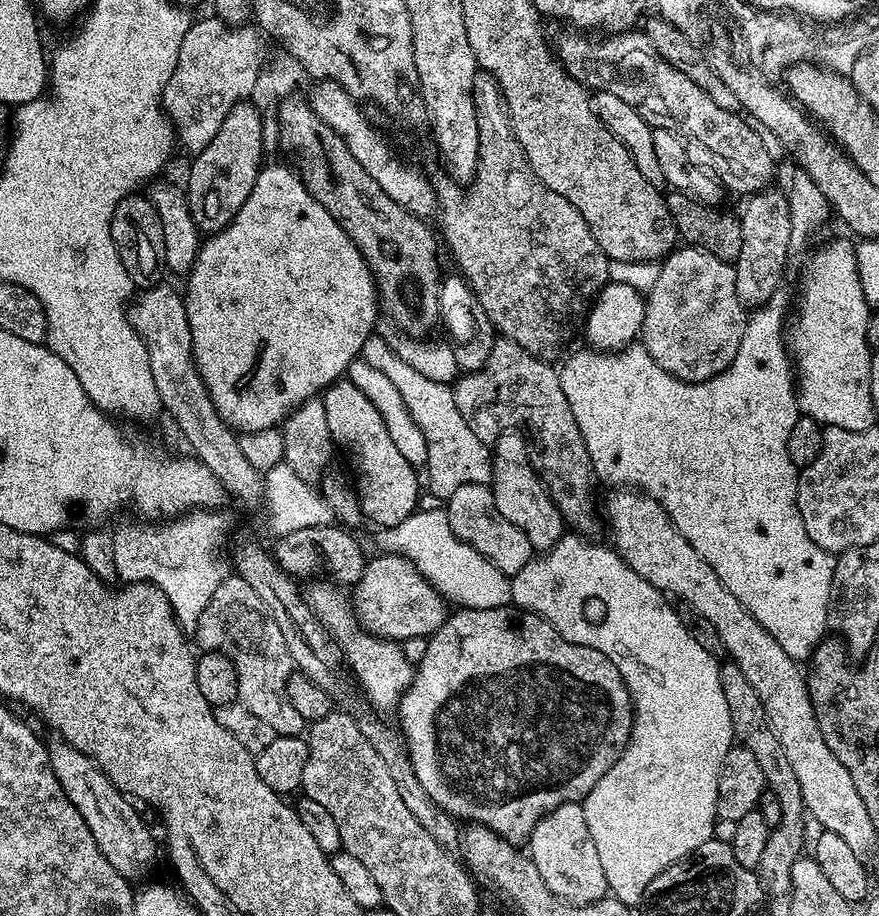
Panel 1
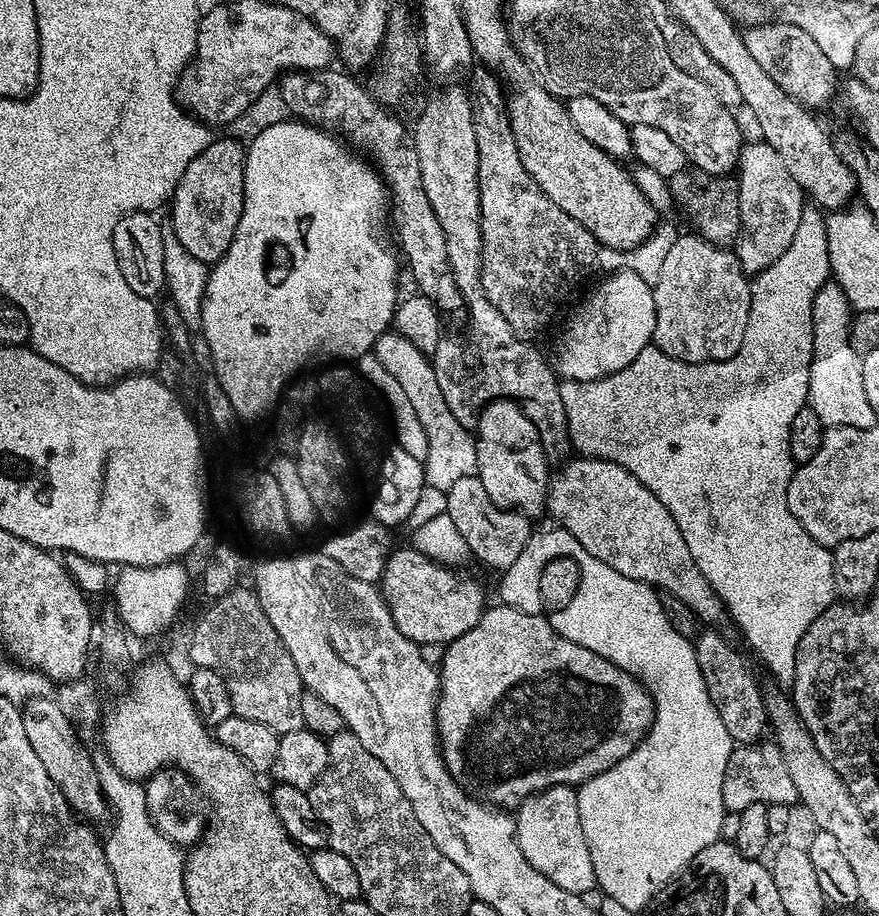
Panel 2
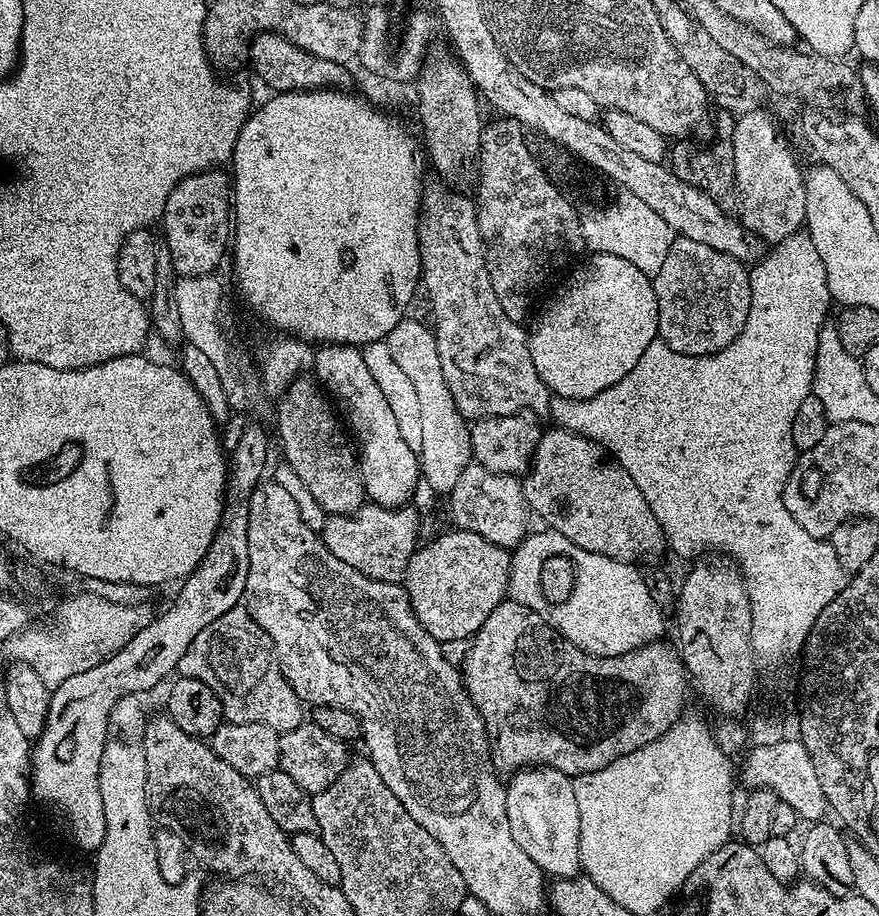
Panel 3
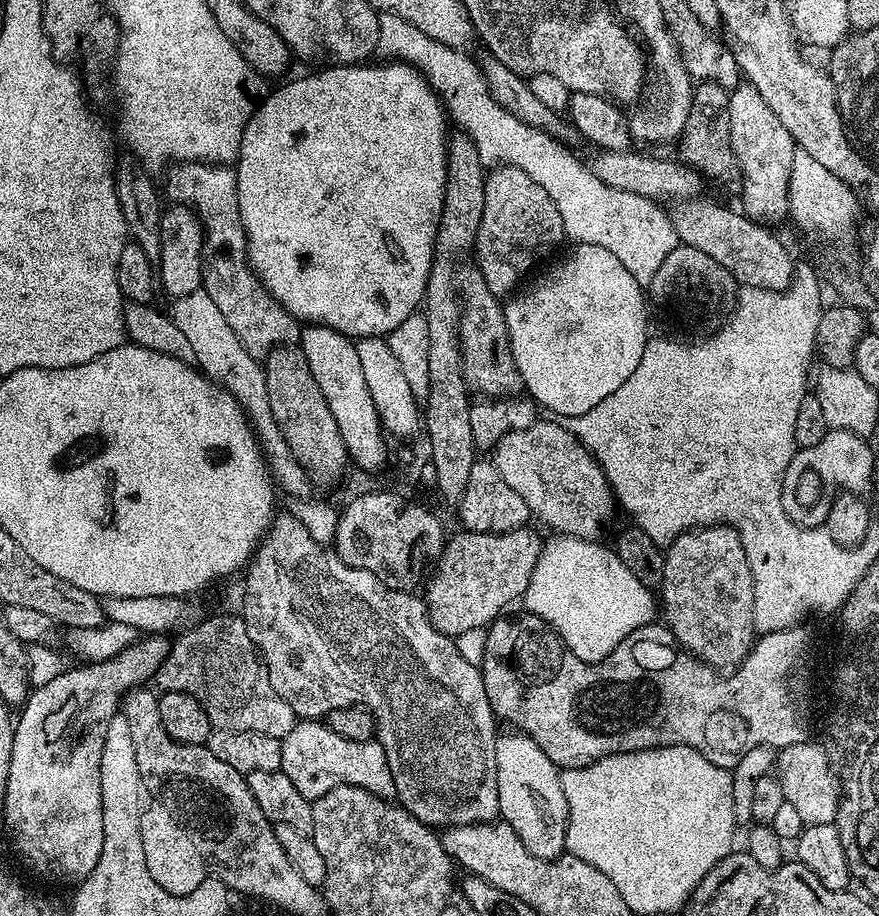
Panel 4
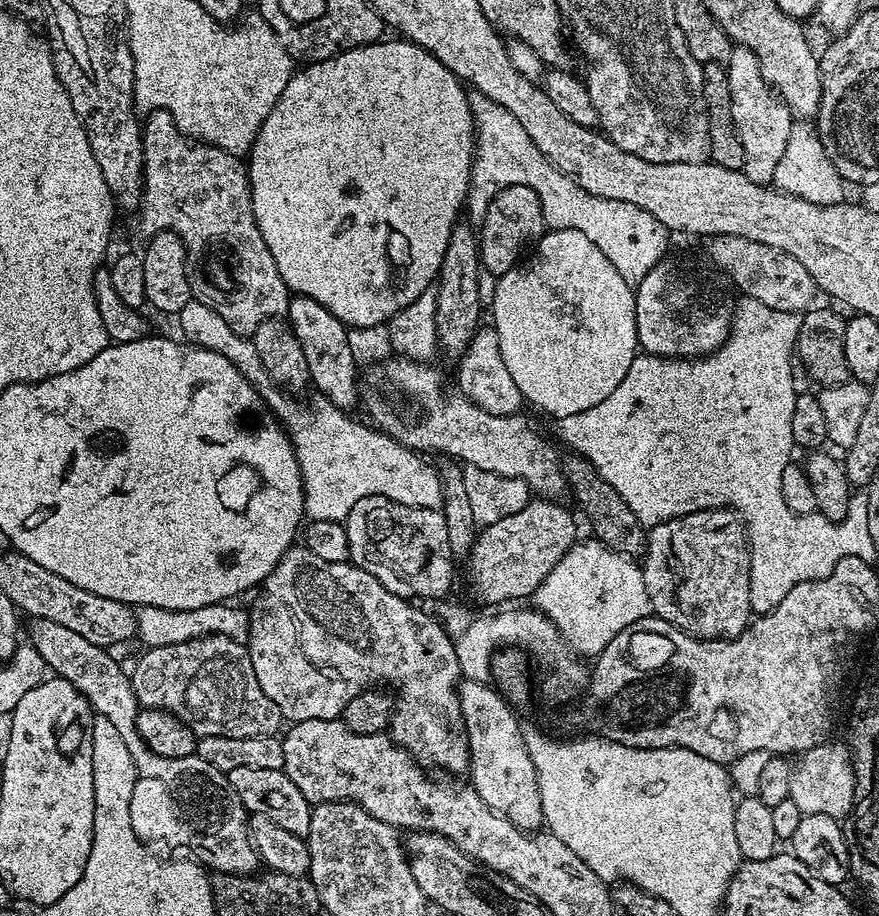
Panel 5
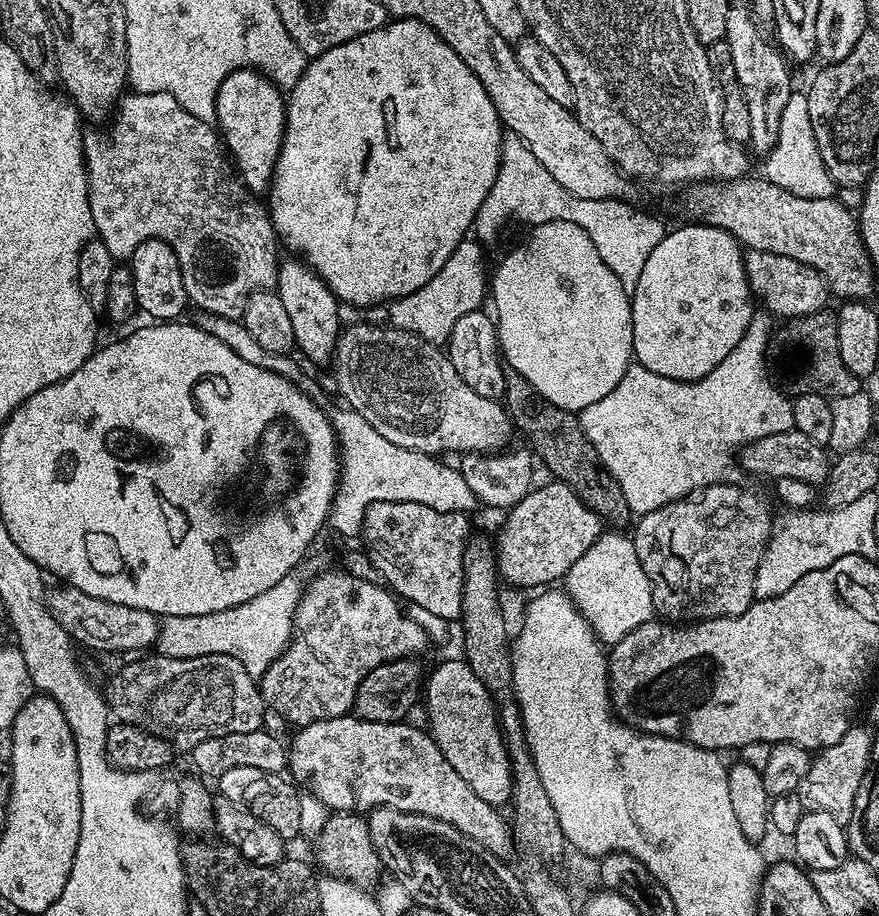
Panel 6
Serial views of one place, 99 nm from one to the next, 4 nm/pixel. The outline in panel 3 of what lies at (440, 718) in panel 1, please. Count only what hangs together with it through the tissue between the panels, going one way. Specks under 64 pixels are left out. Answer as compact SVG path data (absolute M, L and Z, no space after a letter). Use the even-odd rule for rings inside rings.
M505 598L496 607L494 614L490 614L490 618L486 618L486 622L482 622L476 635L471 637L468 655L462 661L464 687L468 689L474 706L482 714L485 724L488 725L491 735L494 737L491 741L492 765L501 773L508 772L507 774L515 773L517 770L543 766L575 778L582 774L590 774L594 770L602 770L606 766L610 766L610 762L614 762L626 754L634 754L634 750L642 750L642 746L662 738L662 734L666 734L666 730L673 728L685 715L684 703L688 700L688 684L690 688L688 669L685 668L679 651L671 643L669 643L670 645L664 643L653 642L638 650L630 650L621 656L595 656L566 639L557 628L553 628L548 623L540 612L530 610L511 598Z

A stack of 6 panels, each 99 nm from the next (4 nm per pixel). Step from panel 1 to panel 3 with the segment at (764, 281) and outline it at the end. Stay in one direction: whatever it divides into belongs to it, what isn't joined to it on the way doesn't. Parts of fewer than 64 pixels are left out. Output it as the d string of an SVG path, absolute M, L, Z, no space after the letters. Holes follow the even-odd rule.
M752 108L737 118L730 139L734 150L736 207L744 229L768 246L801 231L806 218L805 173L802 168L800 172L800 164L775 118L760 108Z

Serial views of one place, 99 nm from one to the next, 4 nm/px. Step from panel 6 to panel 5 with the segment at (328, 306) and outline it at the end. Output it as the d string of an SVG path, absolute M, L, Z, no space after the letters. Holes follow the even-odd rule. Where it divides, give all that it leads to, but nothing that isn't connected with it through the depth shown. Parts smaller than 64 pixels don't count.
M293 295L286 309L286 319L306 354L308 379L317 393L324 395L334 406L345 410L357 407L360 398L358 387L358 365L354 354L350 354L348 328L326 306L314 302L309 296Z

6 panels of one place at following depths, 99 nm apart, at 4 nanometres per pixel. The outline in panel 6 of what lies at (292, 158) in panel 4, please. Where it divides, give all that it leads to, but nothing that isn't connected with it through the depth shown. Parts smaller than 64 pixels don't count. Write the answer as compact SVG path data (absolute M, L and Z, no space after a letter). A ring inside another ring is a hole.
M393 19L378 30L370 30L315 57L305 68L302 78L298 78L296 85L287 93L284 137L266 192L266 207L272 217L272 227L283 247L285 244L292 251L289 253L302 258L303 263L335 294L337 301L345 305L357 304L360 308L368 308L371 304L383 305L406 294L414 294L414 290L426 286L426 282L430 282L430 278L446 266L446 258L450 258L450 254L454 254L456 247L473 231L478 210L482 202L486 202L486 194L490 186L494 186L494 178L498 174L501 143L502 125L494 110L494 102L490 102L490 94L486 94L486 86L478 82L474 70L470 70L470 66L466 66L466 62L462 62L450 46L446 46L444 39L421 20Z

